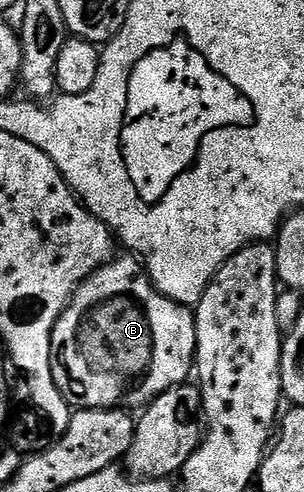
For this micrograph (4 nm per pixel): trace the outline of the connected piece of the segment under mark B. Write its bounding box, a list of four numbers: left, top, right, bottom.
[52,257,196,409]

